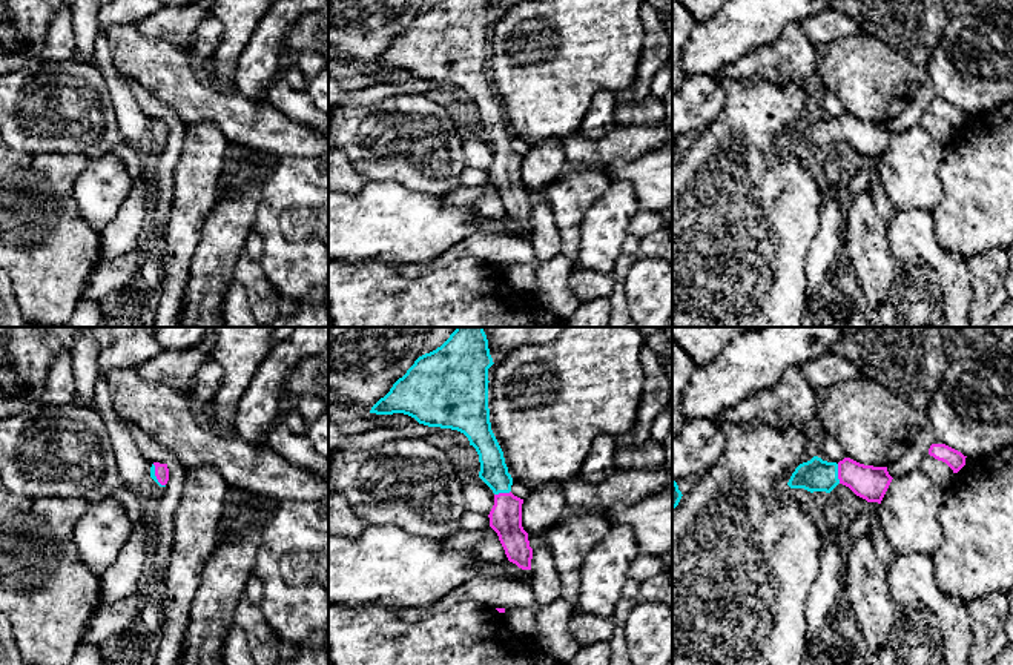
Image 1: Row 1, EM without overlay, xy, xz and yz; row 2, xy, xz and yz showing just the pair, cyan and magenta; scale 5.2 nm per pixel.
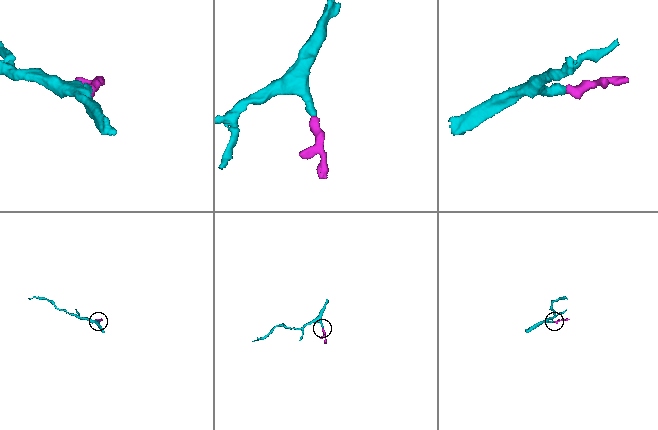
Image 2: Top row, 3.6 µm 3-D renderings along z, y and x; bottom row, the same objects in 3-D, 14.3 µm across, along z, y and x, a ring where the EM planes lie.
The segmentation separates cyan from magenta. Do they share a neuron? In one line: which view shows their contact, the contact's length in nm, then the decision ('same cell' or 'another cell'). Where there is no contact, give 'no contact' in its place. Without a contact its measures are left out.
meets cyan in yz; contact 110 nm long; same cell

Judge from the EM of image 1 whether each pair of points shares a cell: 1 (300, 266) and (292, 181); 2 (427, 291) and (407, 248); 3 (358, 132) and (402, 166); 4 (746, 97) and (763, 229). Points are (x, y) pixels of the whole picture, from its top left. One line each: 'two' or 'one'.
1: one
2: two
3: one
4: one

